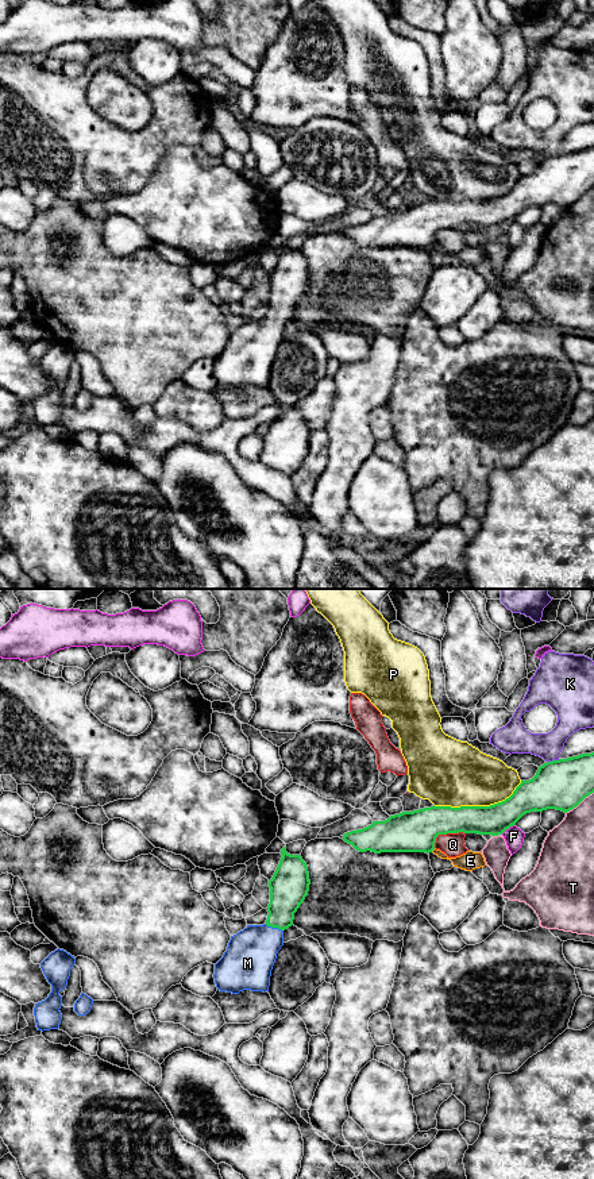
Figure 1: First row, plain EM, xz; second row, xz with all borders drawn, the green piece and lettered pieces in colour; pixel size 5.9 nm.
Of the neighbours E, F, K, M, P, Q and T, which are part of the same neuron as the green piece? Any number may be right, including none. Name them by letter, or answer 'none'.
M

